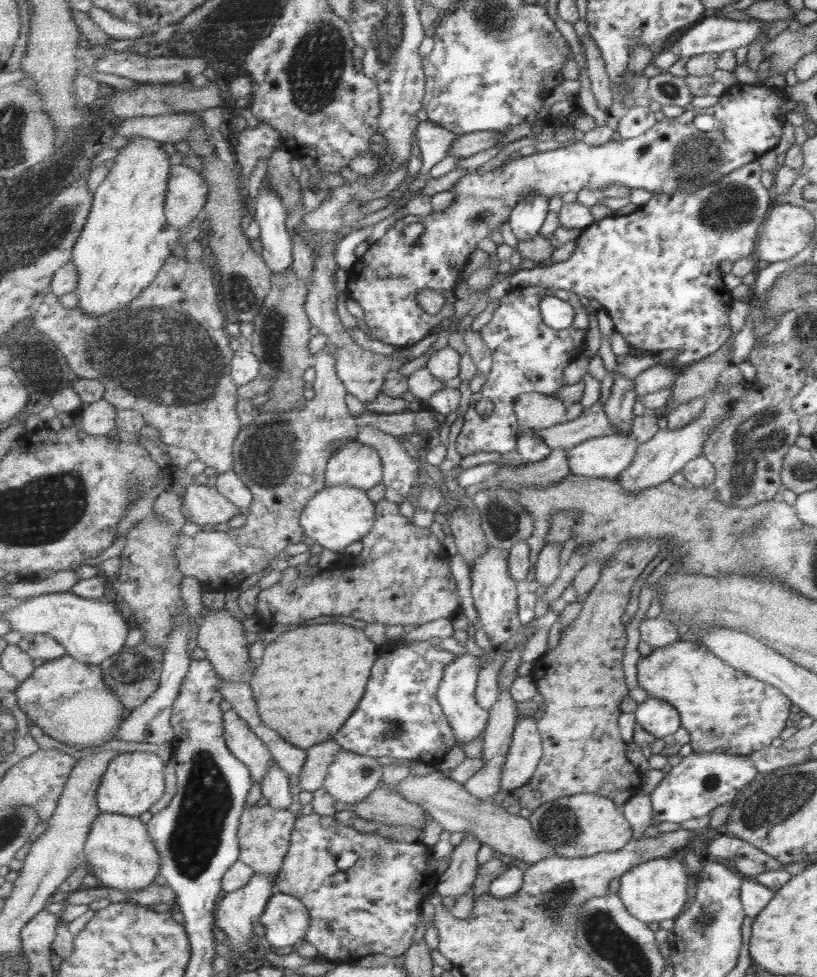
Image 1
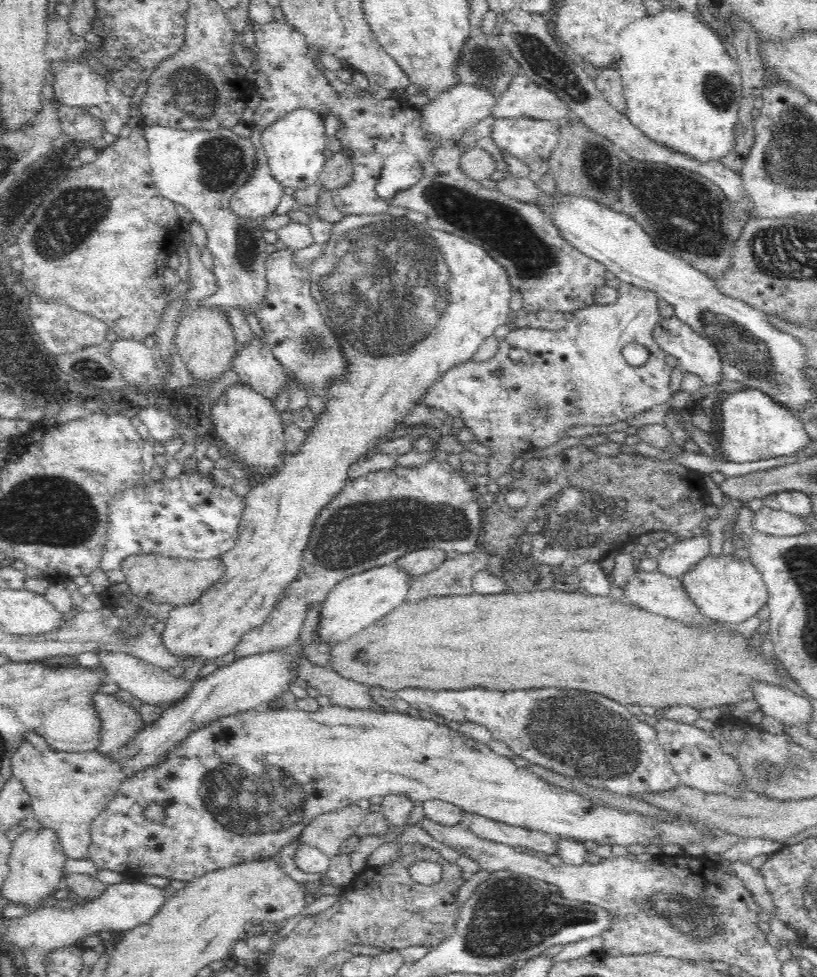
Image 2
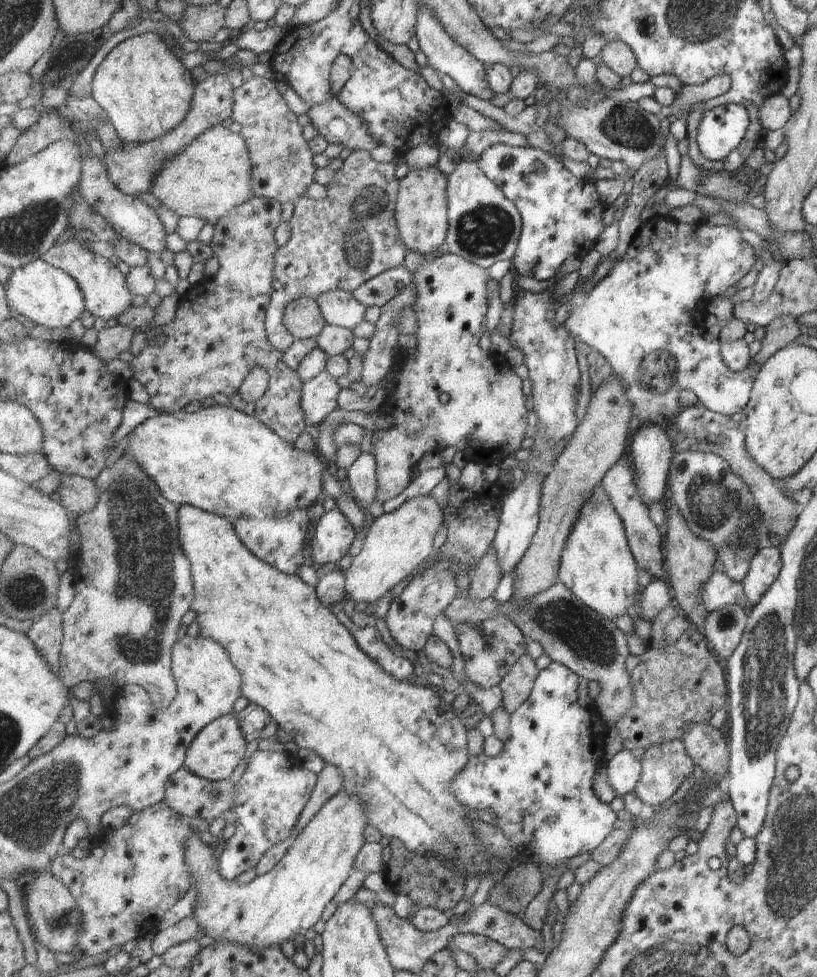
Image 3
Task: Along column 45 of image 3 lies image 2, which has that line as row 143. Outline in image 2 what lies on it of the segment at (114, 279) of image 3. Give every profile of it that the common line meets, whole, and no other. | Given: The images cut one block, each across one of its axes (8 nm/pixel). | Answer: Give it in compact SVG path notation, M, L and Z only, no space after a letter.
M251 123L251 139L257 154L255 166L249 181L236 191L230 199L230 209L243 220L270 217L276 210L281 198L285 198L284 188L272 177L264 149L260 142L260 130Z

